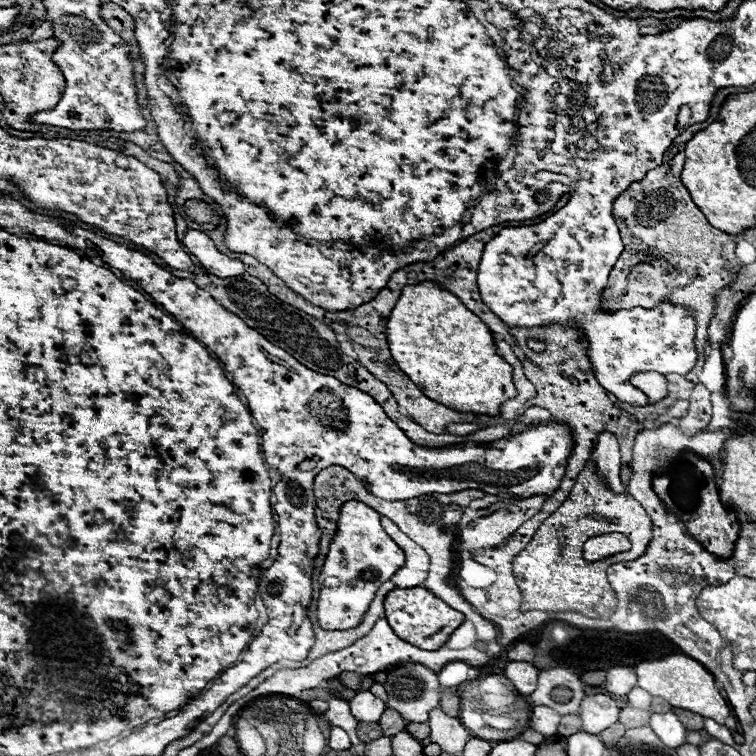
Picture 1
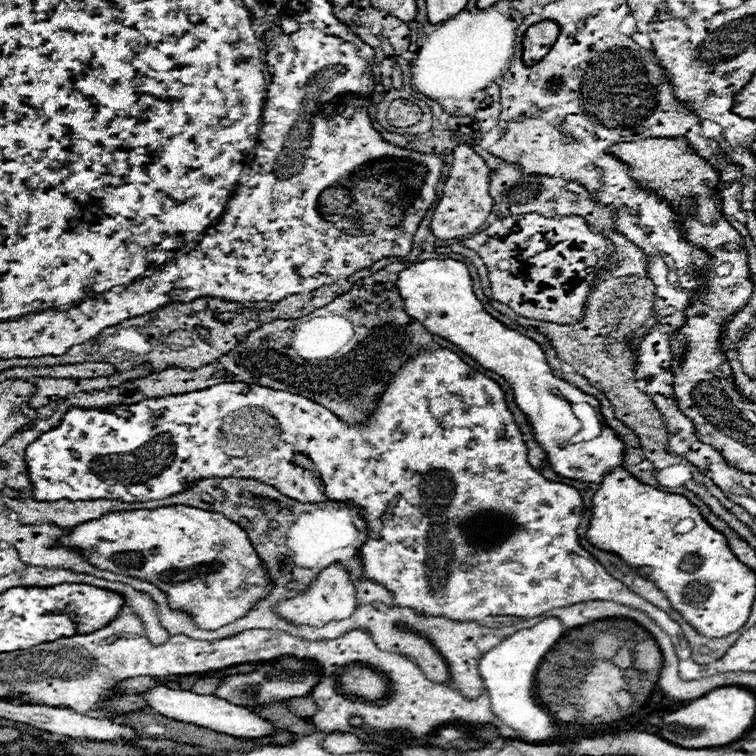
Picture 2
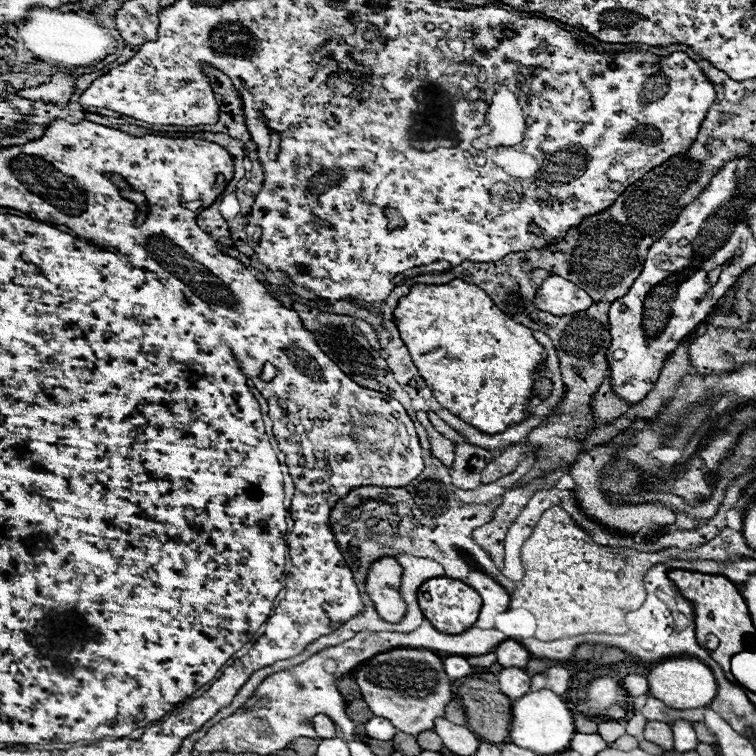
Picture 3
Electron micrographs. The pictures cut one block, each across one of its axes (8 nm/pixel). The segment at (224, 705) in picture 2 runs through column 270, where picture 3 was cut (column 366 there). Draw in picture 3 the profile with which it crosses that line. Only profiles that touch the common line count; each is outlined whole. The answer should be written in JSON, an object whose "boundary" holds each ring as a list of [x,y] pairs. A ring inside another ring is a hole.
{"boundary":[[[370,718],[368,722],[366,722],[366,734],[370,736],[370,738],[376,738],[376,740],[382,740],[382,742],[390,742],[392,738],[394,738],[394,734],[396,734],[398,730],[392,726],[392,722],[390,720],[386,720],[386,718]]]}

